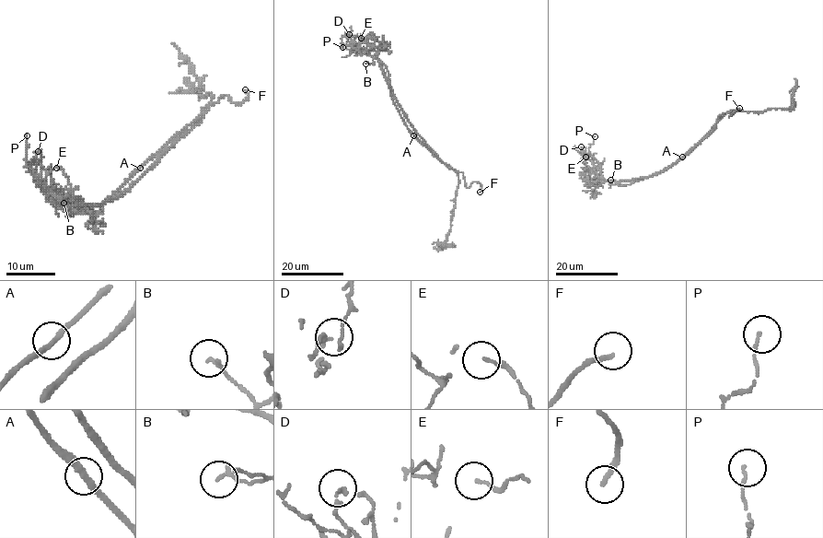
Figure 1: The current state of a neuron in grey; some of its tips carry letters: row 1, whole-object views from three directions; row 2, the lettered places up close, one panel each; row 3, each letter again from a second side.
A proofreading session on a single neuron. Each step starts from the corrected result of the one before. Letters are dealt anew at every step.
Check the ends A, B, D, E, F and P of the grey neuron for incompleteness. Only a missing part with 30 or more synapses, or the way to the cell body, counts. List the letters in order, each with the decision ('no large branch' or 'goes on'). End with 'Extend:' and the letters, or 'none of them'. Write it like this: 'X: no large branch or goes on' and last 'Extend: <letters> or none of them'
A: no large branch
B: no large branch
D: no large branch
E: no large branch
F: goes on
P: no large branch
Extend: F

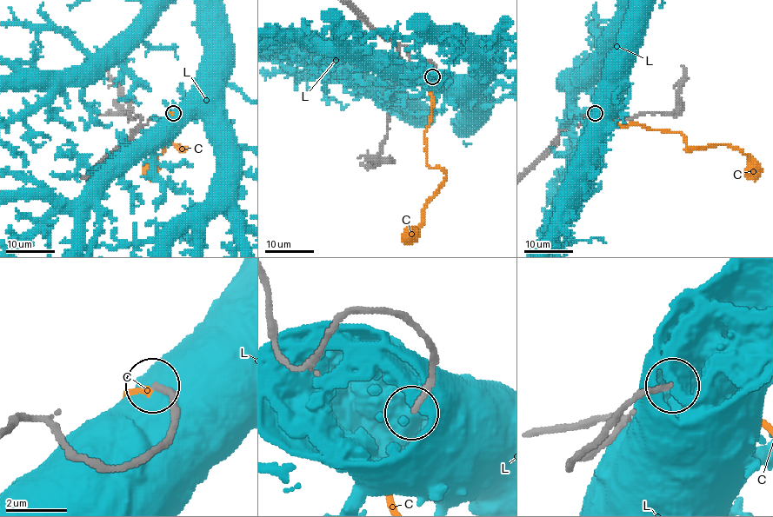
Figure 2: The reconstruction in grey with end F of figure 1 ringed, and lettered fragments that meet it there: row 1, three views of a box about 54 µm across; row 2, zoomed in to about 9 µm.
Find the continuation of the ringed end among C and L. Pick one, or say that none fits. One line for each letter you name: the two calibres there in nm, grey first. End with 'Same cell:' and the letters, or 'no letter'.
Same cell: no letter

